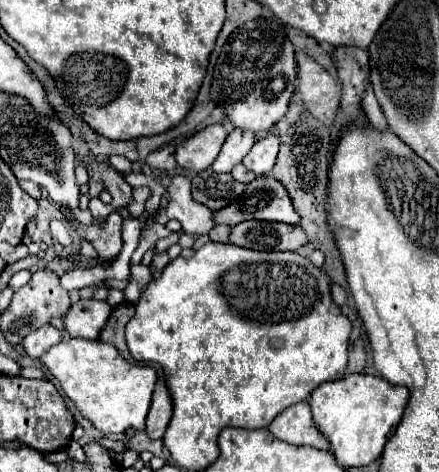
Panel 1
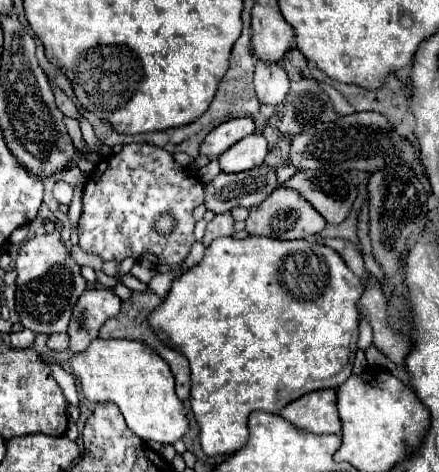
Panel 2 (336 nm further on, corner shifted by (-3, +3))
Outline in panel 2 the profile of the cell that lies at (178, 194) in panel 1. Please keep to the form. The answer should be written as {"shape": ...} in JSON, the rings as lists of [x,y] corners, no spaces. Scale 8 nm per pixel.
{"shape":[[[222,213],[222,215],[216,215],[206,225],[206,233],[204,233],[202,243],[208,247],[210,241],[214,241],[218,237],[230,237],[230,235],[234,235],[234,221],[232,221],[230,213]]]}

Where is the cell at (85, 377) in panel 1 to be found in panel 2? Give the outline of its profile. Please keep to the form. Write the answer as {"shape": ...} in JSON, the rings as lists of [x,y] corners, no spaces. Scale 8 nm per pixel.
{"shape":[[[96,339],[92,345],[68,359],[72,375],[80,381],[82,393],[92,403],[112,401],[122,411],[128,427],[142,441],[174,443],[188,431],[184,407],[174,393],[174,377],[168,363],[148,345],[126,339]]]}

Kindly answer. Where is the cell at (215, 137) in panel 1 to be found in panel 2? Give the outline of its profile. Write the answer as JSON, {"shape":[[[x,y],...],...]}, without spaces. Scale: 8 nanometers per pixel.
{"shape":[[[230,119],[218,127],[214,127],[200,145],[200,155],[206,157],[220,157],[228,151],[234,143],[244,139],[246,135],[254,133],[256,125],[252,119]]]}

